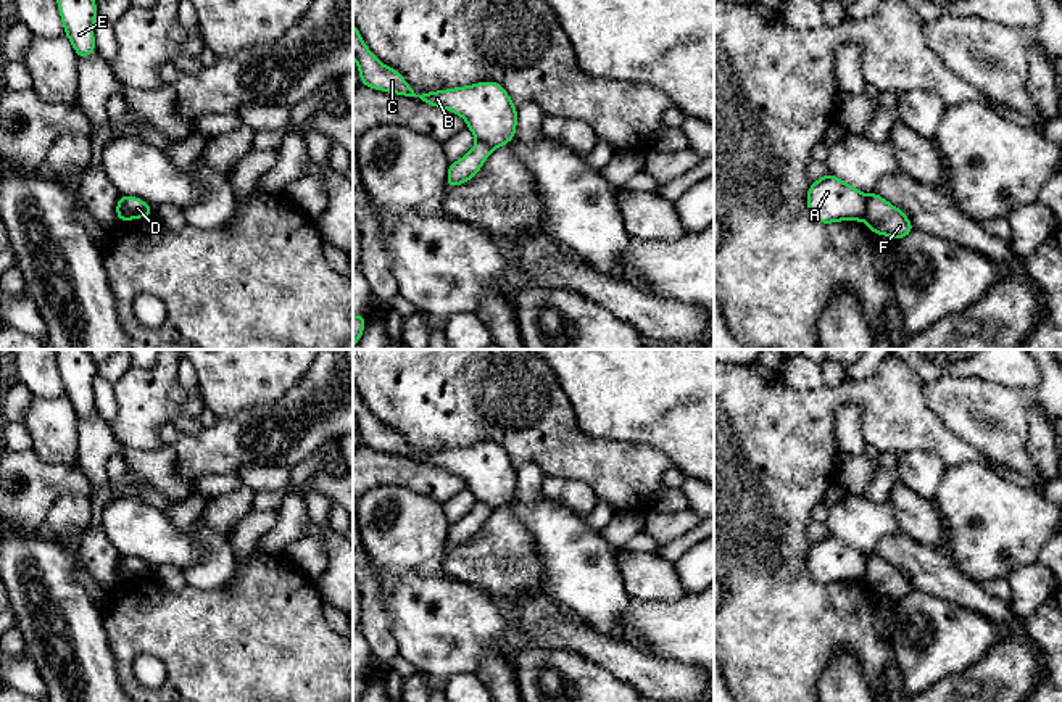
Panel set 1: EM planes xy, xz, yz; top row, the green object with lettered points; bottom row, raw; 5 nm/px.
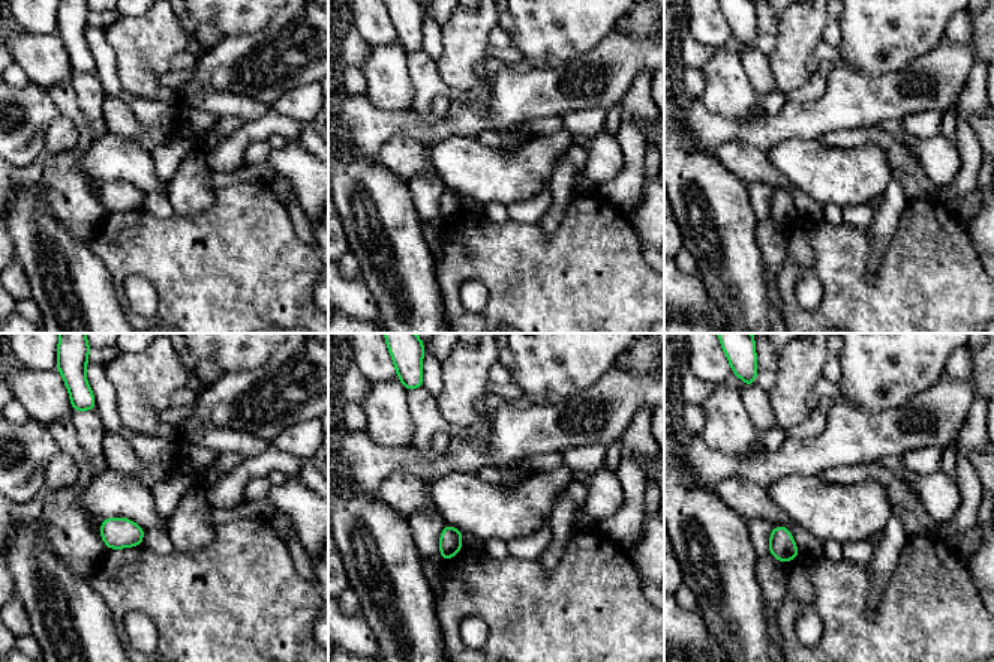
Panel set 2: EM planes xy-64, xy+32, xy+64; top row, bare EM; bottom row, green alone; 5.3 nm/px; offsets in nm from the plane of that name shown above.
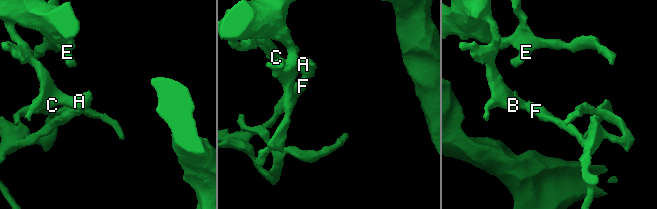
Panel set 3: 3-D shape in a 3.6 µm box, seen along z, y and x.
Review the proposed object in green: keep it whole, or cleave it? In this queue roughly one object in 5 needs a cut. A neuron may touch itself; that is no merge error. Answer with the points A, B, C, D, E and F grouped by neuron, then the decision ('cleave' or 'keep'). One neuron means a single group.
A B C D E / F | cleave

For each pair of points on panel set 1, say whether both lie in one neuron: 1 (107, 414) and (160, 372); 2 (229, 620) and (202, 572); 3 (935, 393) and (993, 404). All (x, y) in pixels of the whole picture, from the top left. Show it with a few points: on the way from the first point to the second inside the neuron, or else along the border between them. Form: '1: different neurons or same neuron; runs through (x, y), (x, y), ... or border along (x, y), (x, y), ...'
1: different neurons; border along (113, 385), (116, 419), (112, 427)
2: different neurons; border along (237, 569), (221, 586), (187, 586)
3: same neuron; runs through (949, 398), (964, 404), (979, 404)

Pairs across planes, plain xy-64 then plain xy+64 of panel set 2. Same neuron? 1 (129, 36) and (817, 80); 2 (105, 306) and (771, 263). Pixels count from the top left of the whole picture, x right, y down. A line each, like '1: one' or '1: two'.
1: two
2: two

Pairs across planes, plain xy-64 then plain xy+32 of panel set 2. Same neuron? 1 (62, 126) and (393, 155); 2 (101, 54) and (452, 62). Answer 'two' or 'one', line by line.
1: one
2: two

